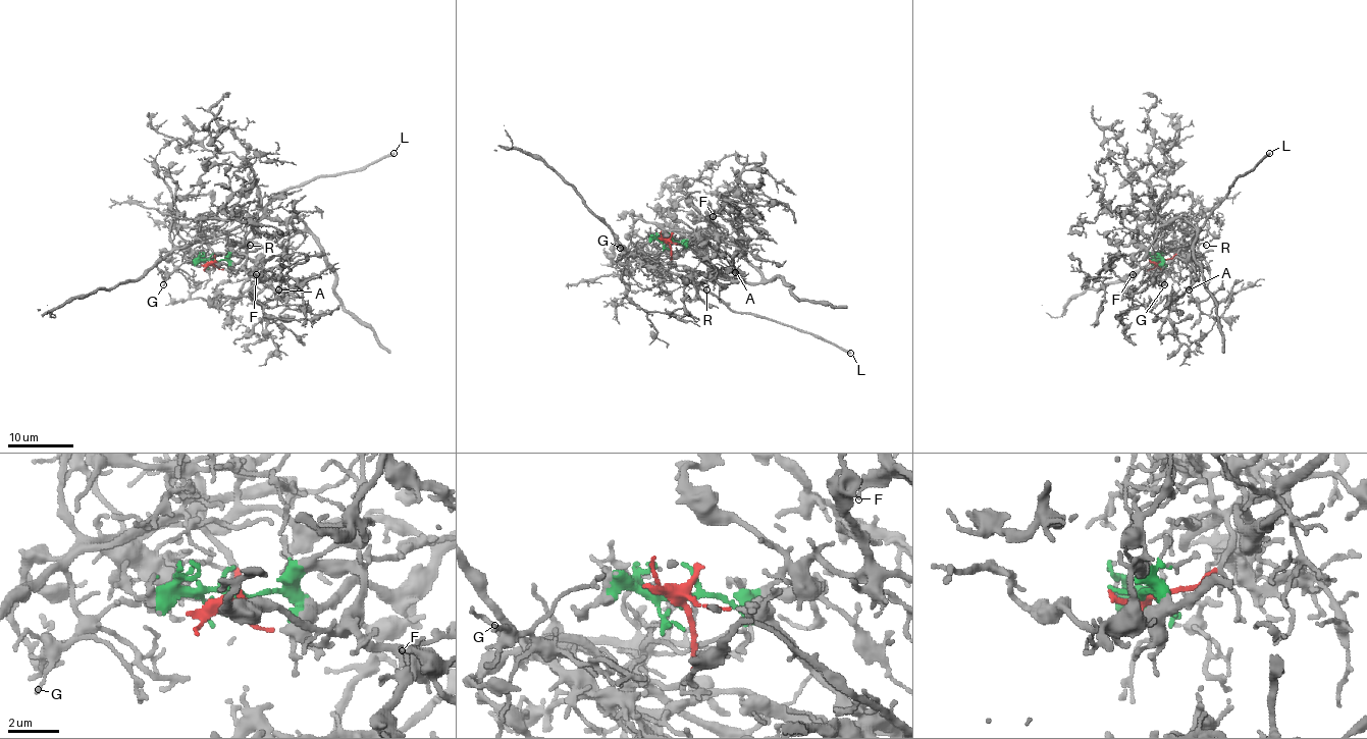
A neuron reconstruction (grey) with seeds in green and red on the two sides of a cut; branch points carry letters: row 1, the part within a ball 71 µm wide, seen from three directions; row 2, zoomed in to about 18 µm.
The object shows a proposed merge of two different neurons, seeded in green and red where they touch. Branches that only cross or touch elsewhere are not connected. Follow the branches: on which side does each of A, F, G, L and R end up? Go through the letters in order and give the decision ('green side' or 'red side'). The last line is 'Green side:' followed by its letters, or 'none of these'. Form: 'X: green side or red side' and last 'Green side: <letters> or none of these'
A: green side
F: green side
G: red side
L: red side
R: red side
Green side: A, F

